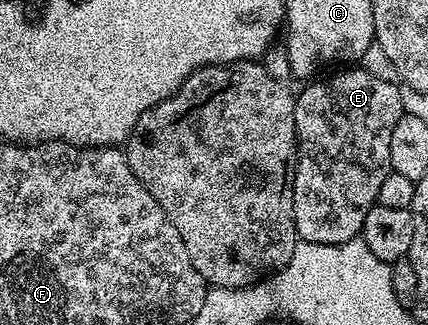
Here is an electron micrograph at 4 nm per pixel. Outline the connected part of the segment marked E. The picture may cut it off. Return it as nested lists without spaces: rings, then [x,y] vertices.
[[[342,69],[339,75],[310,81],[294,100],[298,163],[294,167],[294,216],[298,238],[316,245],[341,245],[362,234],[364,217],[375,207],[380,184],[390,174],[392,129],[404,114],[397,82],[381,79],[363,69]]]

